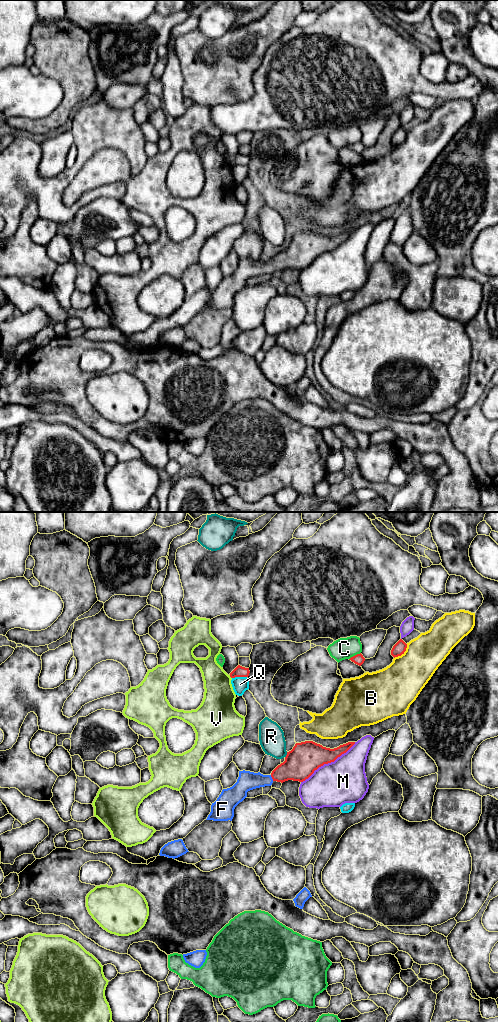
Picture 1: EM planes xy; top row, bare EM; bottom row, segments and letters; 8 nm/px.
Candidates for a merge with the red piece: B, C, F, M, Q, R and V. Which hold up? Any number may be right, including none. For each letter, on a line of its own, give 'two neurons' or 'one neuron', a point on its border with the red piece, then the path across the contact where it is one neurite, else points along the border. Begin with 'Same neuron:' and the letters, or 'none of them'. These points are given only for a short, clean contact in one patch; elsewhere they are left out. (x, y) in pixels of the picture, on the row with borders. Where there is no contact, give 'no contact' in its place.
Same neuron: F
B: two neurons; meets red in xy at (402, 653)
C: two neurons; meets red in xy at (355, 655)
F: one neuron; meets red in xy at (272, 778); runs through xy (299, 765), (272, 778), (267, 780), (247, 780)
M: two neurons; meets red in xy at (328, 762)
Q: two neurons; meets red in xy at (239, 676)
R: two neurons; meets red in xy at (286, 755)
V: two neurons; meets red in xy at (230, 676)

